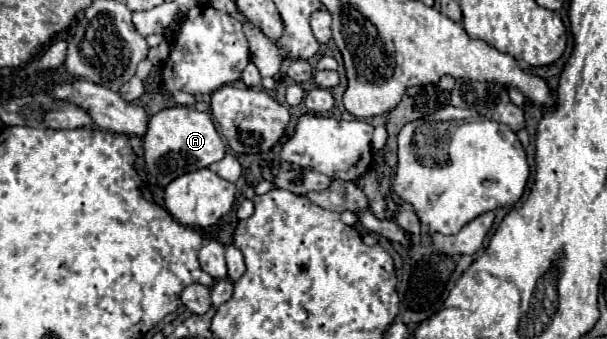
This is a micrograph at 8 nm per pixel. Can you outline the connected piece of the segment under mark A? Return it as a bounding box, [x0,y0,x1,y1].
[142,106,226,186]

